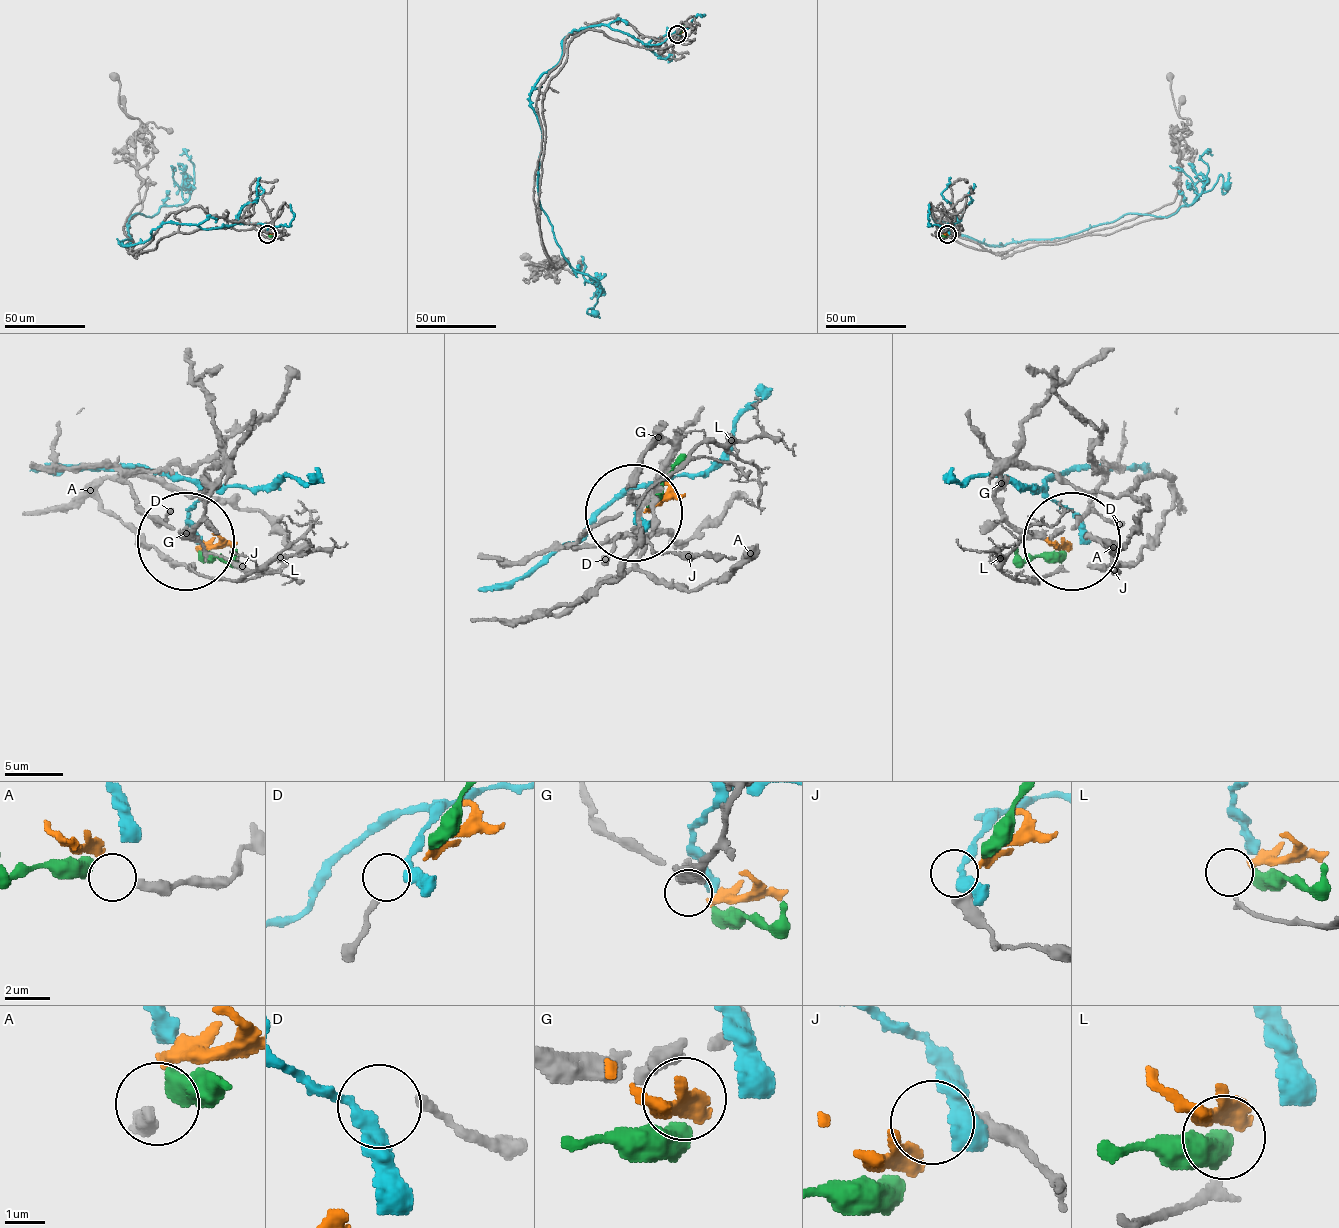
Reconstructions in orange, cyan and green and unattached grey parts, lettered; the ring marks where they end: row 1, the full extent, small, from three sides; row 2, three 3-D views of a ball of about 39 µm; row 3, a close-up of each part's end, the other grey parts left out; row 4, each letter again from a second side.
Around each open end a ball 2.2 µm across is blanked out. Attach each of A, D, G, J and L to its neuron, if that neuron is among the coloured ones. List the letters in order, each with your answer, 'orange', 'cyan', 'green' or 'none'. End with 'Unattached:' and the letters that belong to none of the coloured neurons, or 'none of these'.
A: green
D: cyan
G: orange
J: none
L: none
Unattached: J, L

